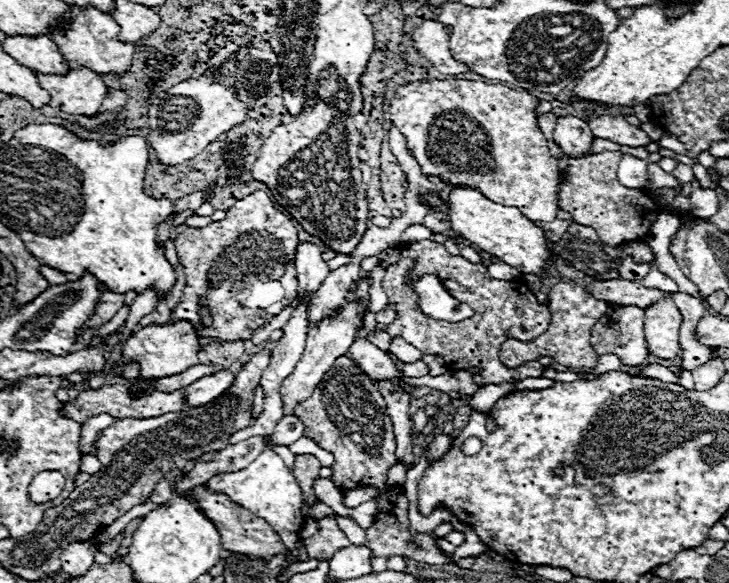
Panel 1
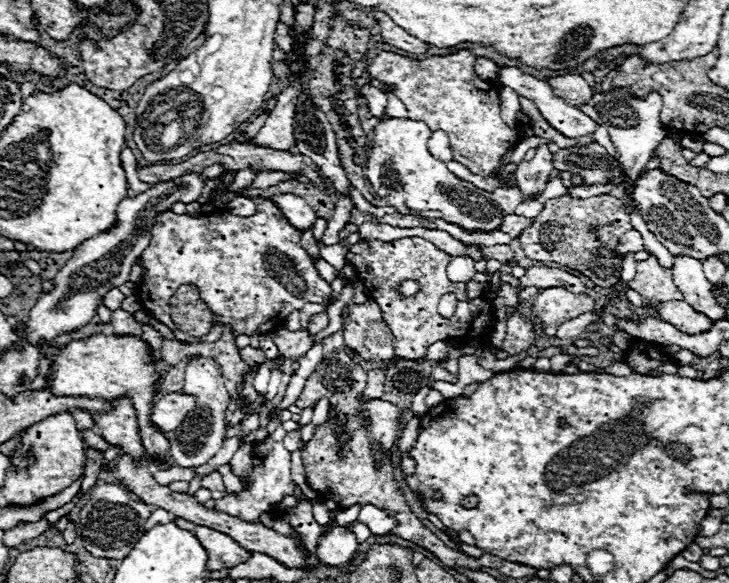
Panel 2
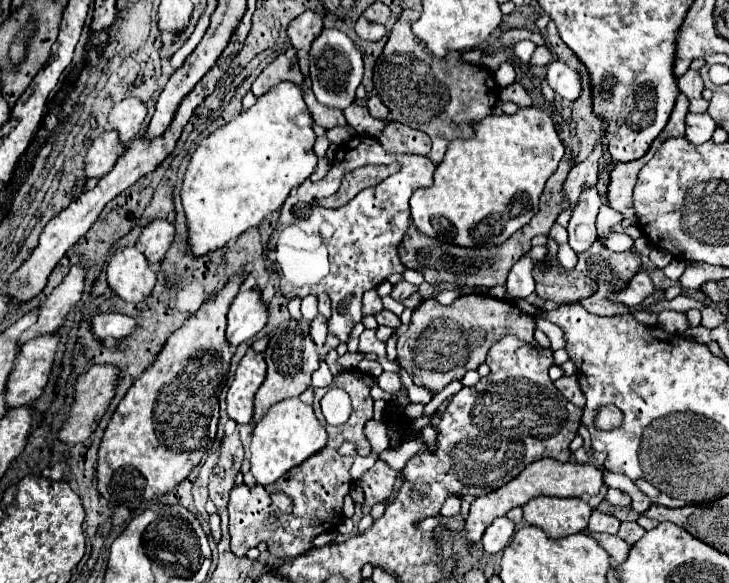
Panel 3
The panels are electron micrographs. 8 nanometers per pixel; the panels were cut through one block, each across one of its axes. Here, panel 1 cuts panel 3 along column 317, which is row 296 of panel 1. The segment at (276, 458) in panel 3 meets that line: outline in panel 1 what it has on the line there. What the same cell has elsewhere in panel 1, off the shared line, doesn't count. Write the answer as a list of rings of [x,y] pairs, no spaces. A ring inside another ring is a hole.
[[[436,274],[420,276],[414,284],[414,290],[418,294],[416,308],[424,310],[424,314],[432,316],[434,320],[460,322],[474,314],[468,304],[462,304],[448,294],[448,290],[444,288],[444,284]]]

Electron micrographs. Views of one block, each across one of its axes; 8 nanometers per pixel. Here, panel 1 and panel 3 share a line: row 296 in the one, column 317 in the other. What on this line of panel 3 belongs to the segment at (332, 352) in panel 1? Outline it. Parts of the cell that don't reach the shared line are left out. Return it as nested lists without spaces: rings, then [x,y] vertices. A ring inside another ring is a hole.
[[[290,318],[288,324],[280,326],[276,332],[272,332],[268,336],[268,348],[264,350],[264,360],[268,364],[268,370],[266,370],[266,378],[264,378],[262,386],[256,392],[254,420],[260,420],[260,416],[264,416],[264,412],[272,404],[276,404],[276,402],[280,402],[288,396],[300,396],[310,386],[310,376],[320,366],[320,360],[314,360],[310,326],[306,322],[298,322],[298,320]],[[298,352],[300,352],[300,358],[302,358],[300,368],[298,368]]]

